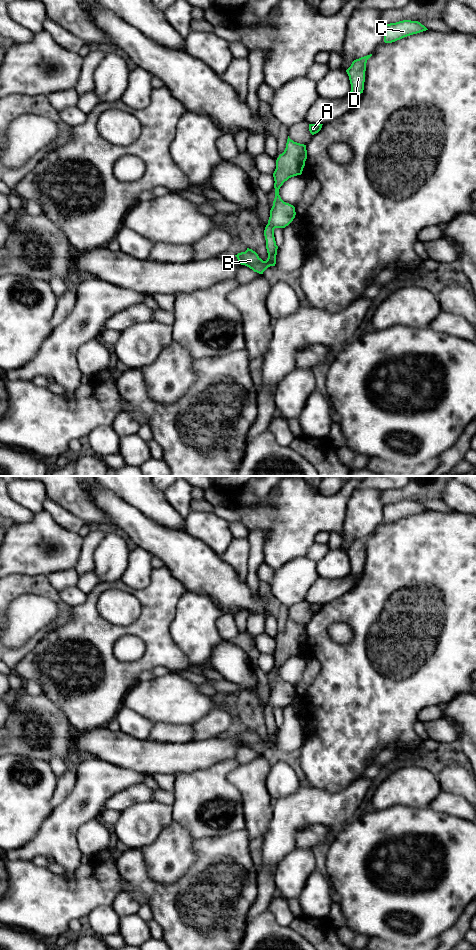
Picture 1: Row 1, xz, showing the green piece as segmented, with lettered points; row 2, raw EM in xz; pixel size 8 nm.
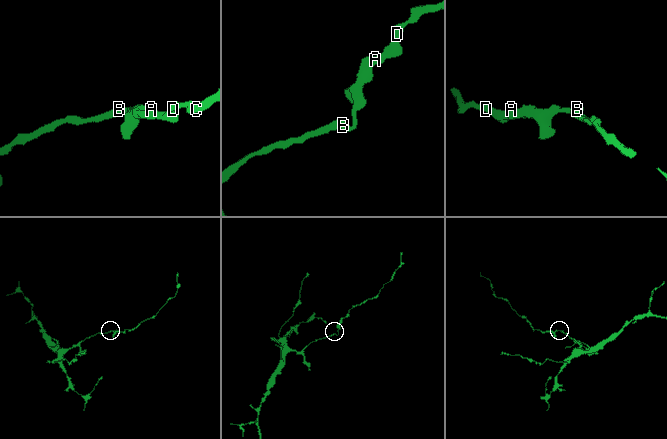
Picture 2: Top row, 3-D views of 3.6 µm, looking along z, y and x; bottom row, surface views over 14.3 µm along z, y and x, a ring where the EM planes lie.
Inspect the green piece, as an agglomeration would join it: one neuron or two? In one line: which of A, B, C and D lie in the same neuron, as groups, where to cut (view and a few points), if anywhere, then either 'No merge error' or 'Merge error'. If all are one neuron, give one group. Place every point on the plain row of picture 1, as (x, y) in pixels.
Groups: A B C D. No split. No merge error

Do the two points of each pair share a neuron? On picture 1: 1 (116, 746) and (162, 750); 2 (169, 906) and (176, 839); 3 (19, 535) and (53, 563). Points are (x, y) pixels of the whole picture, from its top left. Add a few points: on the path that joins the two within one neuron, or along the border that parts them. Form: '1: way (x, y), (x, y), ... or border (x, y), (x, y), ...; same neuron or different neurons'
1: way (127, 750), (151, 750); same neuron
2: border (189, 868), (170, 884), (156, 883), (148, 877); different neurons
3: way (27, 543), (45, 558); same neuron

